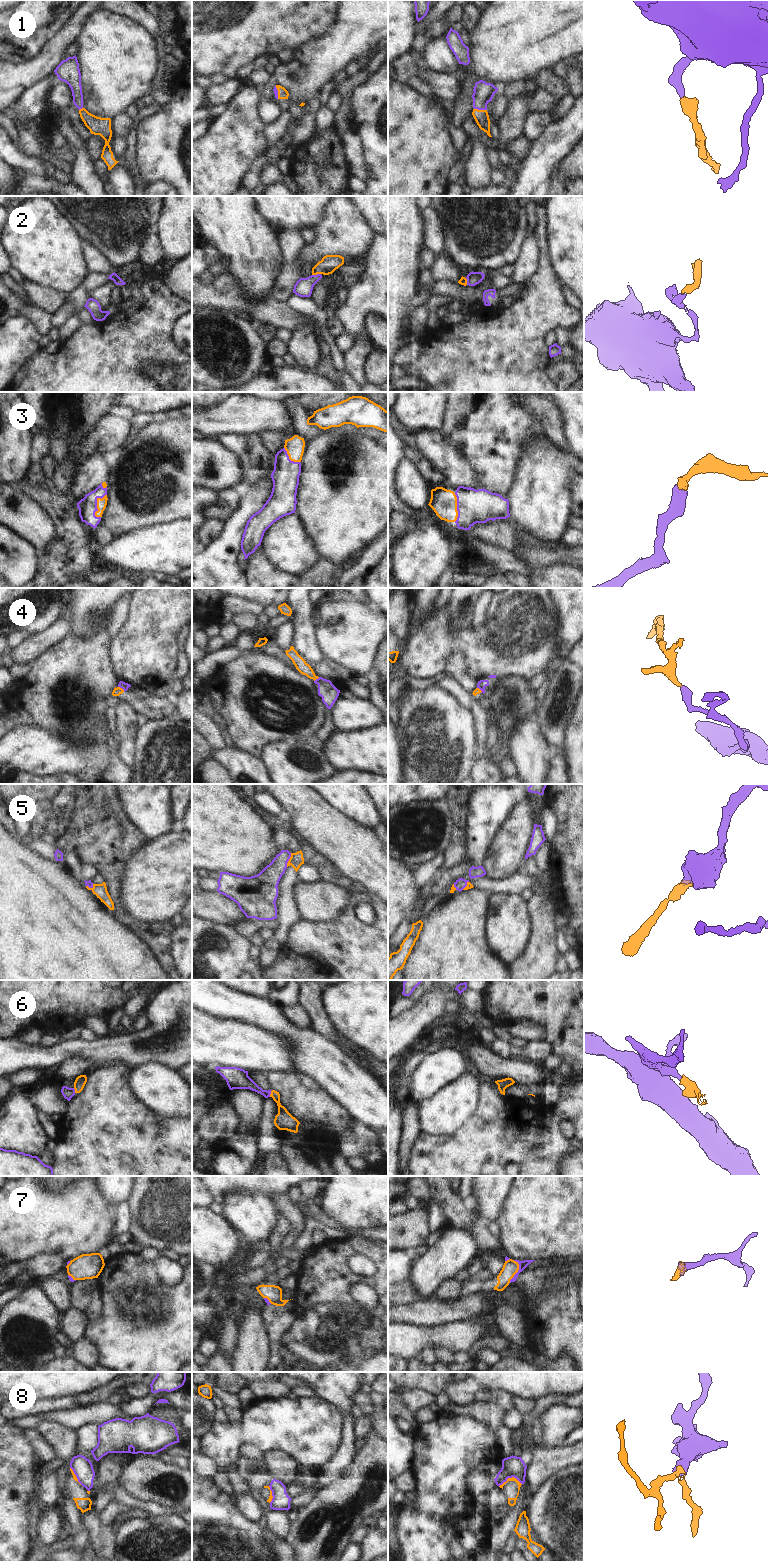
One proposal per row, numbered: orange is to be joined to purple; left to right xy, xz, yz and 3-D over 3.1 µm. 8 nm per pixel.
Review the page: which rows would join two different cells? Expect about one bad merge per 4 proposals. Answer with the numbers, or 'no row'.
4, 8

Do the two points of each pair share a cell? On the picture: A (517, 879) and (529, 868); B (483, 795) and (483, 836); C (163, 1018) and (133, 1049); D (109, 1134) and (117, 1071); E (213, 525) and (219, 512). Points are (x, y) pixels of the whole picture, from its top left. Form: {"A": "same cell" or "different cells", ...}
{"A": "different cells", "B": "same cell", "C": "same cell", "D": "same cell", "E": "different cells"}

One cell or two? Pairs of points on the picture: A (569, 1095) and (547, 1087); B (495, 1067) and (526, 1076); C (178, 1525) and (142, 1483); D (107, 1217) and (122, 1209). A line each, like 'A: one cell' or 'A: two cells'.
A: two cells
B: one cell
C: two cells
D: two cells

